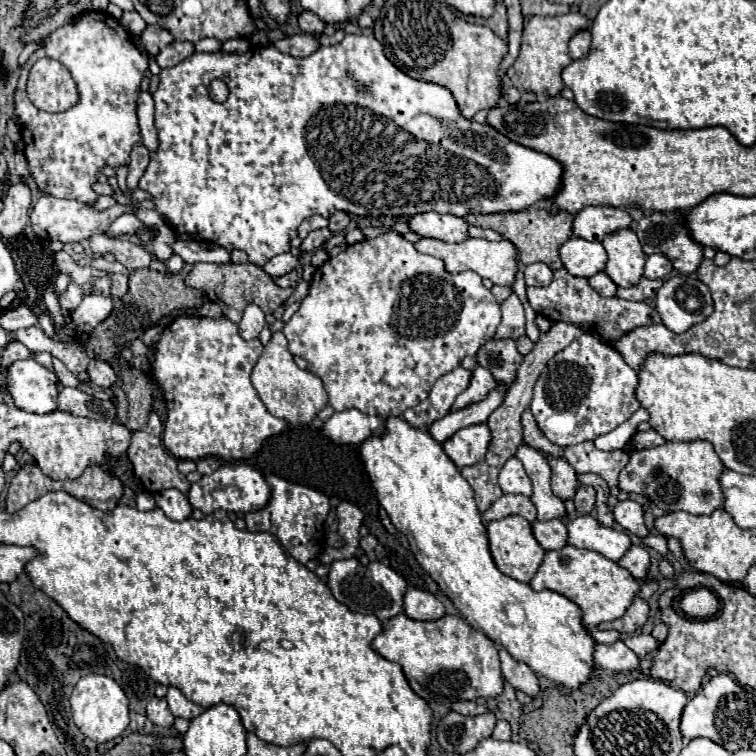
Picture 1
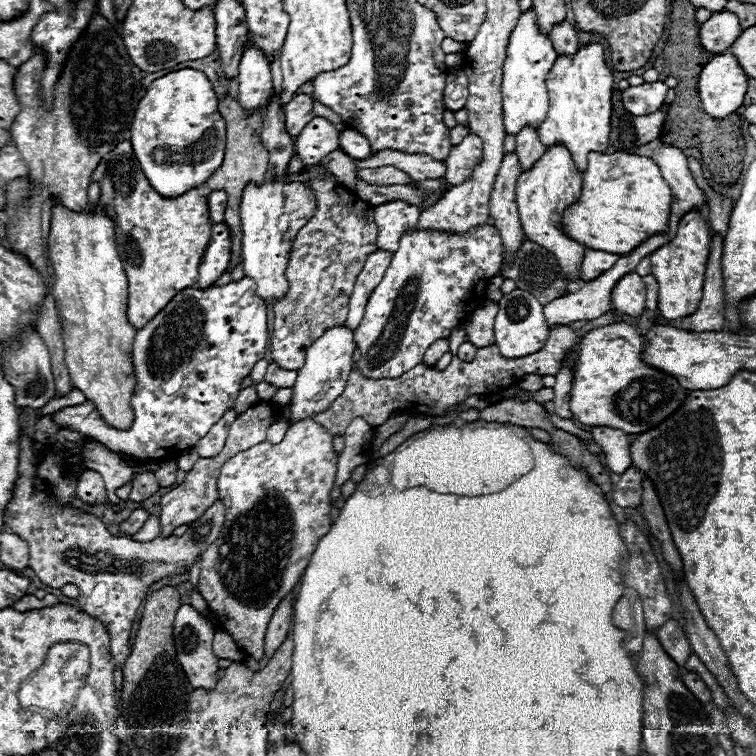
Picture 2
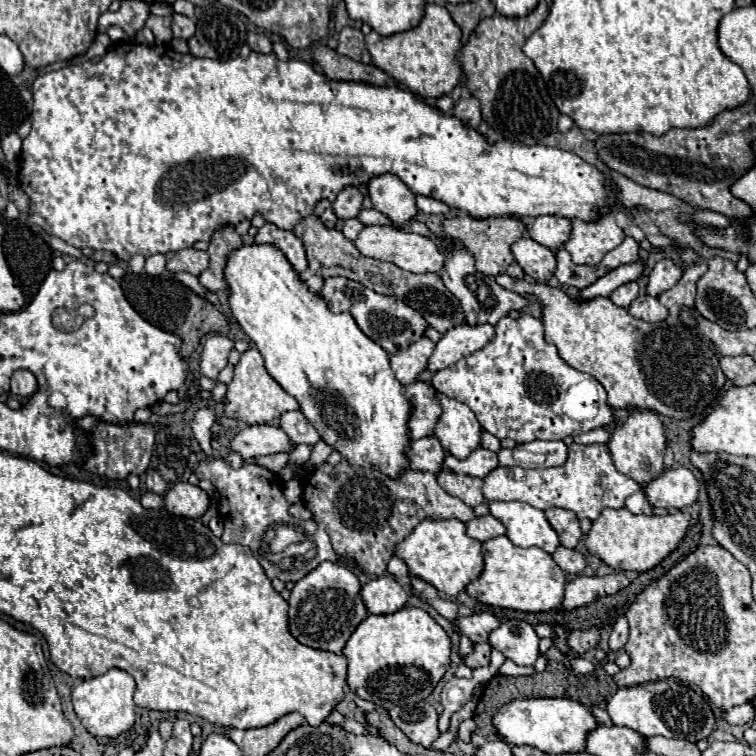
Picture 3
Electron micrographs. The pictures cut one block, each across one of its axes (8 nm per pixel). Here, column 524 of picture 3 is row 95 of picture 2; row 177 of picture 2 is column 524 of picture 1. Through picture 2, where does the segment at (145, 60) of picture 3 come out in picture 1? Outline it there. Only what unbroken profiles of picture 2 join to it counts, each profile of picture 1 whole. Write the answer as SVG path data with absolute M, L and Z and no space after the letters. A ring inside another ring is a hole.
M346 34L342 42L334 46L322 46L312 56L294 58L282 54L274 44L258 46L248 50L246 54L226 54L226 52L202 52L192 54L180 64L172 68L164 68L158 74L160 82L154 96L156 104L156 128L158 128L158 150L150 154L150 162L146 166L144 176L138 182L138 188L148 192L154 202L154 210L162 218L166 226L170 226L176 234L188 234L198 242L216 242L218 246L232 252L234 248L244 250L248 260L256 266L264 266L272 256L290 252L290 240L298 234L298 226L302 220L320 214L330 218L336 210L344 210L348 214L358 216L416 216L422 212L438 212L438 214L452 214L464 218L466 214L496 214L496 212L520 212L528 210L536 202L552 200L562 188L564 168L558 160L538 150L526 148L518 142L512 142L502 132L498 132L490 124L480 124L468 120L460 114L458 104L452 92L440 84L422 82L406 76L400 72L382 52L380 42L374 36L356 36ZM212 80L224 80L230 88L228 100L218 104L210 98L210 84Z

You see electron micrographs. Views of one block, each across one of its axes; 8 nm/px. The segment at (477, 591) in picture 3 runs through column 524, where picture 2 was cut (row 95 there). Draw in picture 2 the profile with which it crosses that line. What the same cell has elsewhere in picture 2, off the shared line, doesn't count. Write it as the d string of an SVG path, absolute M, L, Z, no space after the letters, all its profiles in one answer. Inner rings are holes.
M590 44L578 48L574 56L556 58L552 70L546 78L546 90L550 108L546 120L538 128L538 136L546 148L560 142L568 148L576 168L586 170L586 156L590 152L606 152L610 146L610 114L612 114L612 84L614 76L604 62L604 48L600 44Z

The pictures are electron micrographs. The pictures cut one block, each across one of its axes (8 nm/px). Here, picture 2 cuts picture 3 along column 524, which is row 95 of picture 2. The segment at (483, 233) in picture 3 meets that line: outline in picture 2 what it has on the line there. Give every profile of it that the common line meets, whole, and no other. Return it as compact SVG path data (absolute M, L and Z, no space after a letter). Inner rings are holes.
M226 94L220 100L220 114L226 120L226 156L222 166L206 180L206 186L210 190L224 190L228 194L228 206L226 206L226 218L224 224L230 230L230 266L228 272L232 272L238 264L240 264L240 248L242 248L242 226L240 226L240 200L242 200L242 192L244 188L254 182L254 184L262 184L264 182L264 174L268 170L268 152L260 140L262 134L262 116L256 112L248 118L242 118L242 106L236 102L236 98L232 98L230 94Z

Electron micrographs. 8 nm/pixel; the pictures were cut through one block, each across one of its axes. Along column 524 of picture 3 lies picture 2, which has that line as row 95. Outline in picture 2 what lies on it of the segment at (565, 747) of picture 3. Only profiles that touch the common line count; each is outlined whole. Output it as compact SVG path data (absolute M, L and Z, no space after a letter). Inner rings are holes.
M732 52L714 56L700 72L698 90L704 112L712 118L724 120L742 104L748 88L748 76L740 68Z

